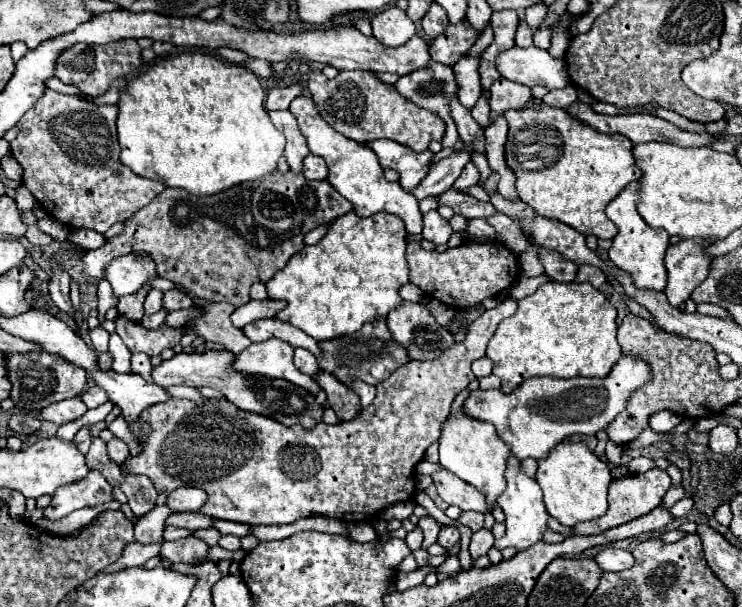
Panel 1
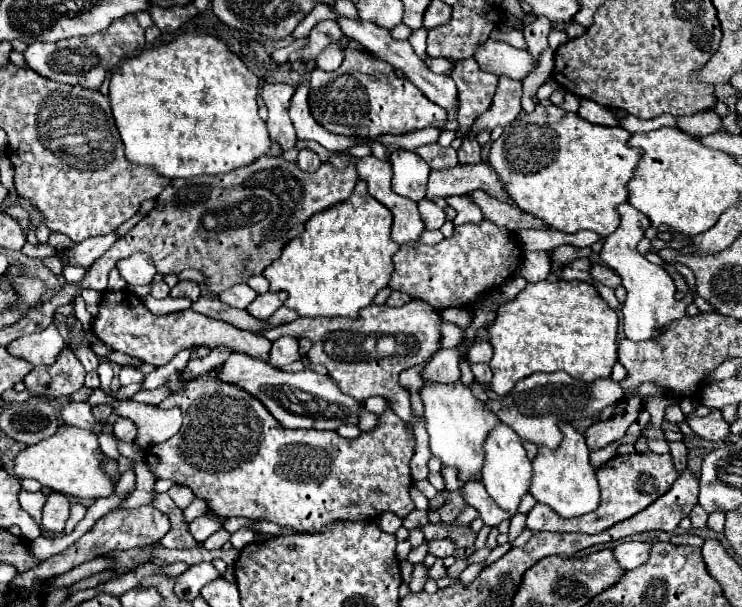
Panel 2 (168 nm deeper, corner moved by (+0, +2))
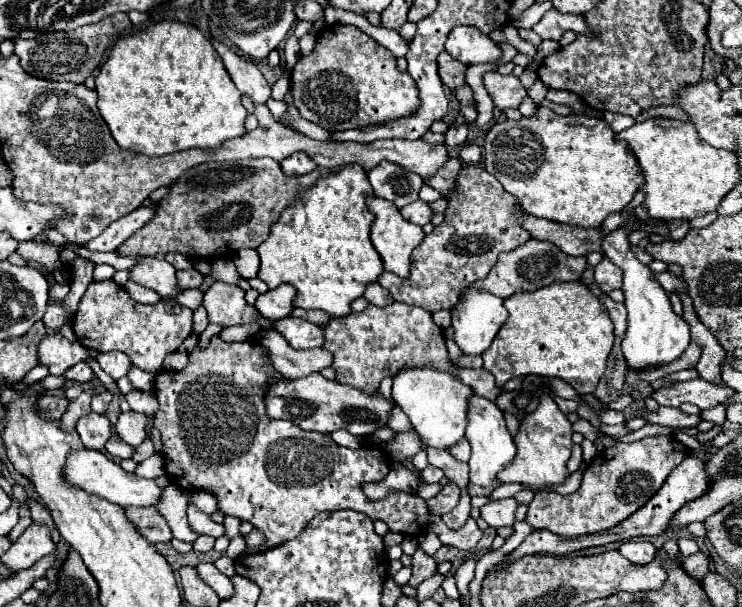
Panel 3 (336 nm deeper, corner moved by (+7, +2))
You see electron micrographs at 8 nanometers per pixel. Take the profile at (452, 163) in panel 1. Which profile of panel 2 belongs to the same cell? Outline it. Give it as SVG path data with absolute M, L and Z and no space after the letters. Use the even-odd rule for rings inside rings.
M500 77L498 89L496 89L496 95L494 95L494 101L492 101L490 109L474 121L474 125L470 127L470 133L452 141L454 149L460 149L464 139L476 137L482 129L492 131L494 127L506 127L508 123L512 123L518 117L518 113L522 111L520 99L522 99L522 83L512 81L508 77Z

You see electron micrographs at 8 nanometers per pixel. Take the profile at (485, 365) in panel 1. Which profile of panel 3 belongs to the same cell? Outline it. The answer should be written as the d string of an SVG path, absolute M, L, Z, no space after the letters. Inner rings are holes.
M469 289L463 299L451 309L451 327L453 339L465 355L481 355L507 321L507 311L503 307L503 299L497 299L493 293L483 289Z

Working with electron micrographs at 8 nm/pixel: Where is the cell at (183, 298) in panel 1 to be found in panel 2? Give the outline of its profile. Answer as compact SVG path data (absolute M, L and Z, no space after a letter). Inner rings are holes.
M180 281L170 289L170 297L188 297L190 301L196 301L200 297L200 287L194 281Z

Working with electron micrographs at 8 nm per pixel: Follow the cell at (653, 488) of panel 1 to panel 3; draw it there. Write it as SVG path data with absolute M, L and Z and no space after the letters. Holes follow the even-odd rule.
M655 435L655 437L645 437L635 443L615 443L595 455L595 459L589 463L589 467L583 471L583 481L581 487L571 493L571 495L557 495L557 493L543 493L537 491L535 499L529 503L527 511L527 523L533 529L547 529L551 533L557 533L561 537L577 537L585 533L599 533L609 527L615 527L629 515L633 515L637 509L641 509L665 483L667 475L689 455L691 451L681 445L673 435Z

